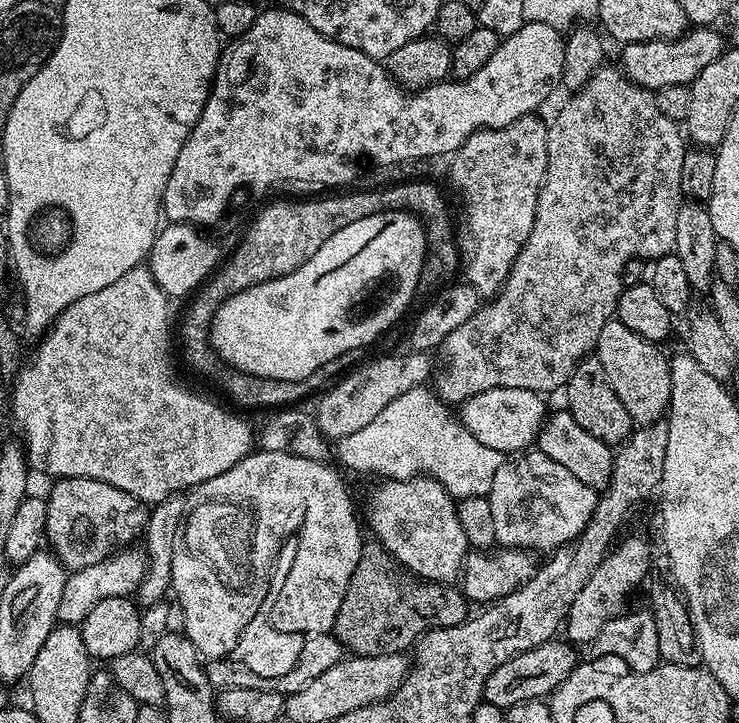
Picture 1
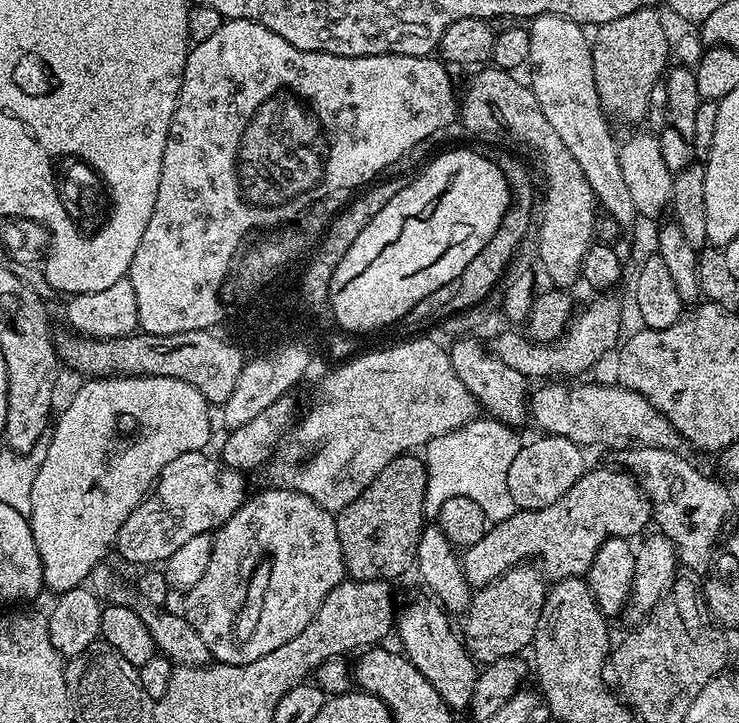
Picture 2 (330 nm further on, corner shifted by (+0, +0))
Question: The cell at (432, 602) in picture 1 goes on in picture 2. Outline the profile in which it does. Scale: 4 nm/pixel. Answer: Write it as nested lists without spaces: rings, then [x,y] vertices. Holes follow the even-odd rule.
[[[416,454],[396,456],[381,470],[341,512],[335,513],[338,542],[342,546],[345,573],[354,580],[387,580],[396,582],[399,576],[413,571],[418,554],[418,542],[426,527],[424,495],[428,481],[428,468]]]

